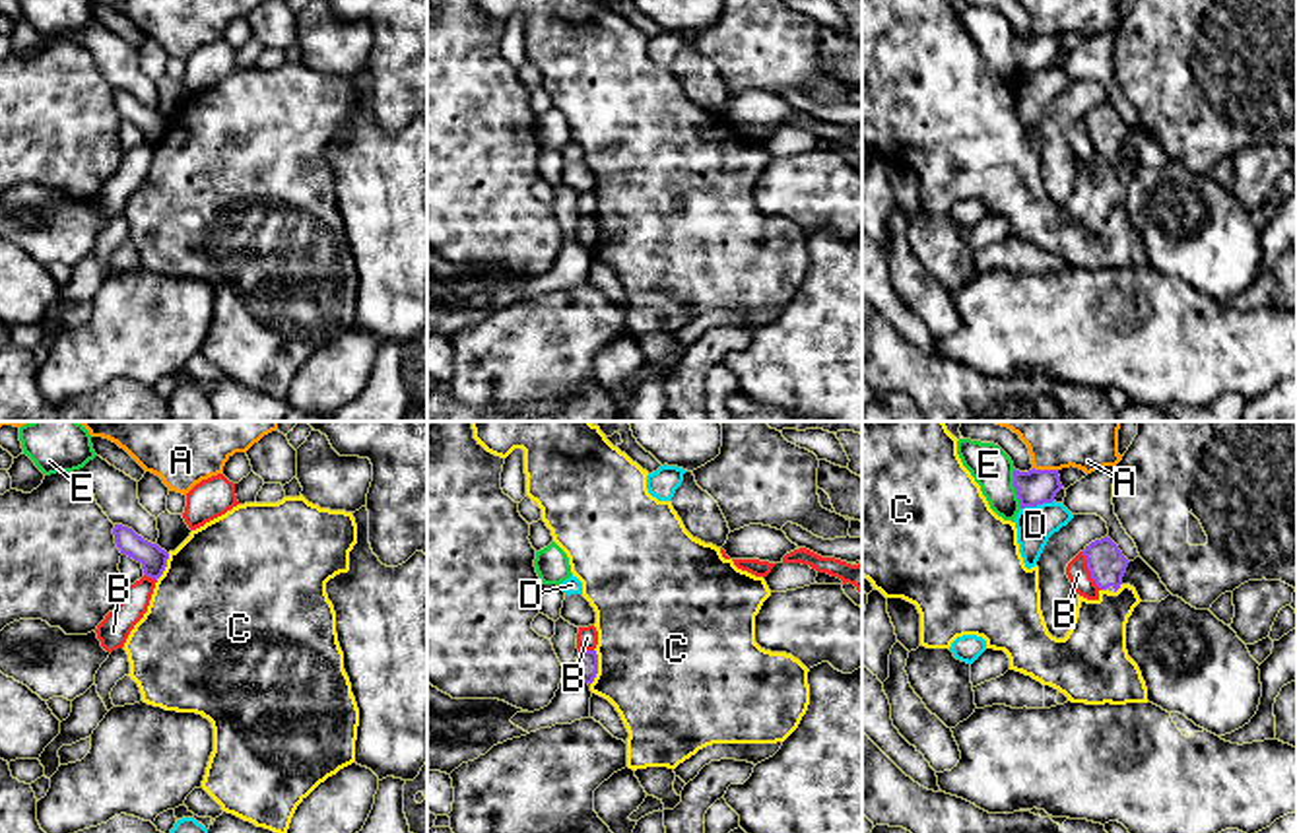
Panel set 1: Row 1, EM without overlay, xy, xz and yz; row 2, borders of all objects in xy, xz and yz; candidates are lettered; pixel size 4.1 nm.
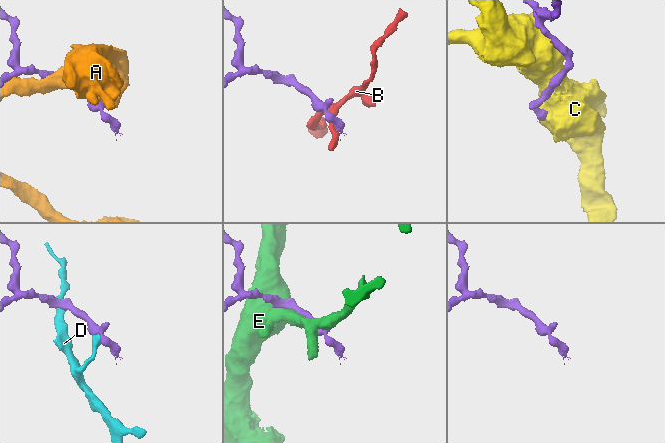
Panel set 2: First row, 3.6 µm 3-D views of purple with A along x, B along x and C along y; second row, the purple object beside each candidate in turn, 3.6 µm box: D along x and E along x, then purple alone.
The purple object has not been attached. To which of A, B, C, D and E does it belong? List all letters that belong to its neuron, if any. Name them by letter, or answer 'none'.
none

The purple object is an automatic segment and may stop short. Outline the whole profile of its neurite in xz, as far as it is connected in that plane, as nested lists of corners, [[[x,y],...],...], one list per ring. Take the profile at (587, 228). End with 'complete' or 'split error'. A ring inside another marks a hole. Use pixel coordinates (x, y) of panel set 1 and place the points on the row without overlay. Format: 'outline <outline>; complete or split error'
outline [[[581,216],[575,227],[575,239],[584,249],[592,249],[598,239],[598,219],[596,216]]]; complete

